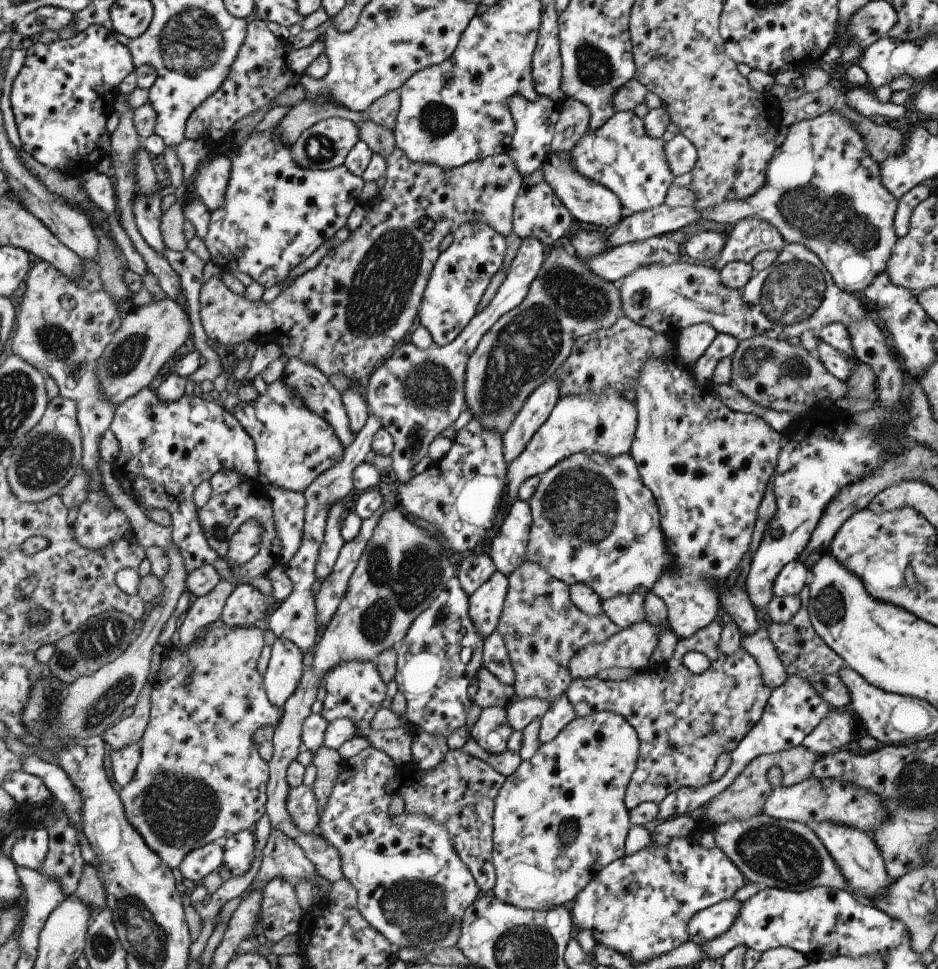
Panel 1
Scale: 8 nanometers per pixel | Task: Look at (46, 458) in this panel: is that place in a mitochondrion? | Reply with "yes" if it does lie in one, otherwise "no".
yes

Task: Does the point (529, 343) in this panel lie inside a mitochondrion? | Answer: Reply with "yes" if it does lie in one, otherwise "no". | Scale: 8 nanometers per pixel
yes

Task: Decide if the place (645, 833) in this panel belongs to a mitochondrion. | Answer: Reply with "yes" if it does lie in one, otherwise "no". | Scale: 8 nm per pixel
no

